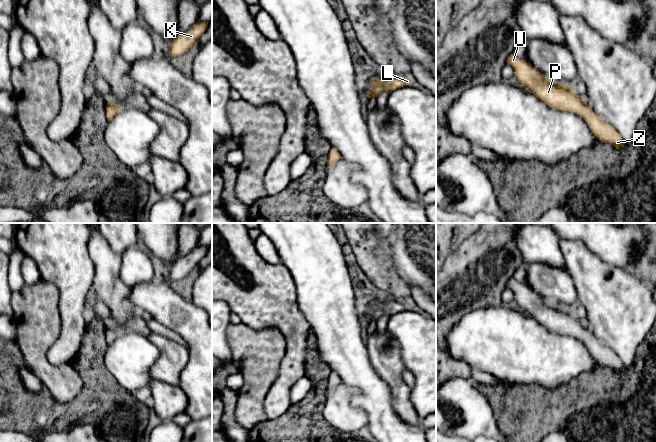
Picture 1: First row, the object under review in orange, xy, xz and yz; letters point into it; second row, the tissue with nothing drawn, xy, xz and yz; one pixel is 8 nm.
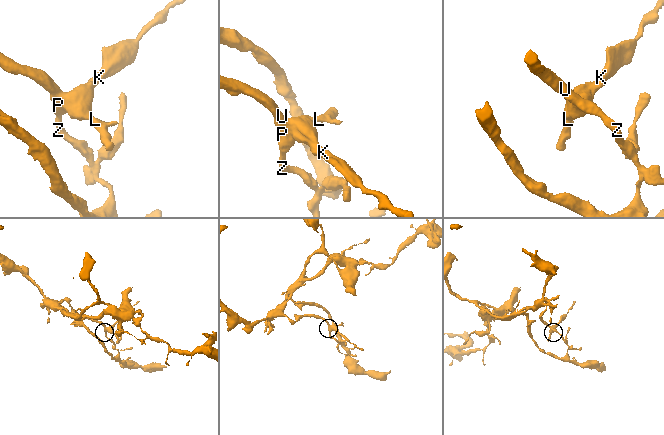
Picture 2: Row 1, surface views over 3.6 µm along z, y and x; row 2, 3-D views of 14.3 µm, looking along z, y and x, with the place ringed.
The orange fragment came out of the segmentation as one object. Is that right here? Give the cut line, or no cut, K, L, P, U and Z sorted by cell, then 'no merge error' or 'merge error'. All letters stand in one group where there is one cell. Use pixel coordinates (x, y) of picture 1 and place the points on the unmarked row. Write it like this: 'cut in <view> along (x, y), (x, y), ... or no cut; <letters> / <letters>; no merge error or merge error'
cut in yz along (594, 337), (594, 345), (589, 349); K L P U / Z; merge error

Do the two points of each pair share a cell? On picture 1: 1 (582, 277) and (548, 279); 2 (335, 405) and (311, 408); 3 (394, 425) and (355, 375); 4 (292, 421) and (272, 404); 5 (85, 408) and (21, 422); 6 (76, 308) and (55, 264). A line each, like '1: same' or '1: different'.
1: different
2: different
3: same
4: different
5: same
6: same

